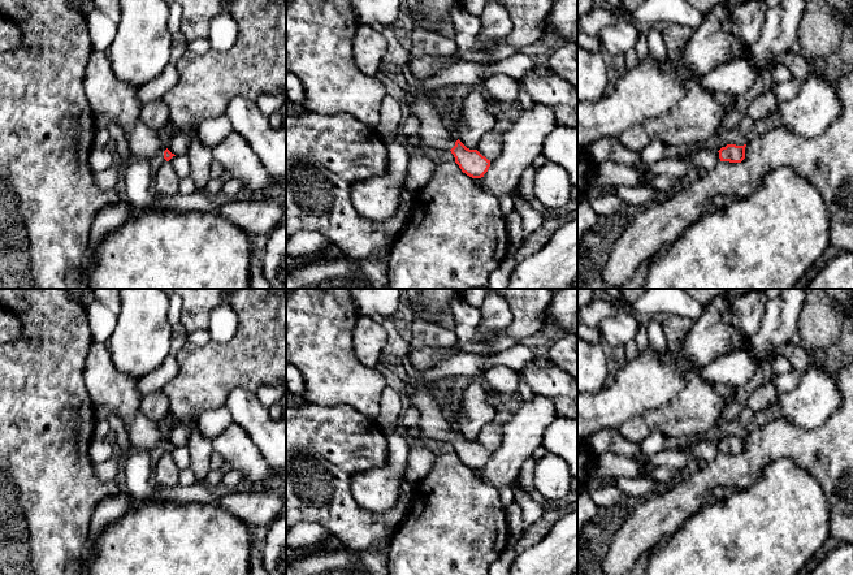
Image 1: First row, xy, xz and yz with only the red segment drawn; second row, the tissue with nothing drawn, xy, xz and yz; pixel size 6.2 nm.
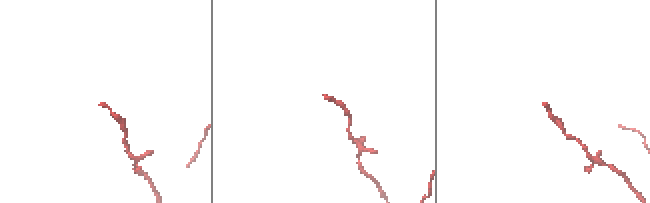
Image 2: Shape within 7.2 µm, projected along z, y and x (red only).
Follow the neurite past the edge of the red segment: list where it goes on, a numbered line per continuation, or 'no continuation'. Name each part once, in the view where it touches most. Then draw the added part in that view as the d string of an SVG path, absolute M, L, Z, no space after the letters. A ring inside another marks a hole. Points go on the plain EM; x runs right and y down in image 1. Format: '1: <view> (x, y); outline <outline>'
1: xz (433, 424); outline M412 385L411 406L420 412L420 440L432 438L450 442L455 431L449 419L443 416L438 399L432 394L429 386Z

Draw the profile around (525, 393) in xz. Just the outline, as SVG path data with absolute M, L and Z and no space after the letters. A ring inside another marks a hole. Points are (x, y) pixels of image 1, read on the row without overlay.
M518 372L519 375L519 397L523 401L531 401L534 395L532 389L528 386L528 384L524 381L521 372Z

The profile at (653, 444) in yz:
M653 429L640 444L640 451L642 451L646 455L654 455L661 453L666 445L664 445L666 436Z

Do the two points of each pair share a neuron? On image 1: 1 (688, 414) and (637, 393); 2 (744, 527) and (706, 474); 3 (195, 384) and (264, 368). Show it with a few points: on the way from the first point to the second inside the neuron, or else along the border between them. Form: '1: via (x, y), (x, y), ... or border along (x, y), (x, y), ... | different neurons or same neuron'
1: border along (685, 383), (675, 396), (661, 406), (636, 418) | different neurons
2: border along (757, 480), (748, 488), (735, 488), (728, 492) | different neurons
3: via (212, 371), (216, 368), (247, 368) | same neuron

